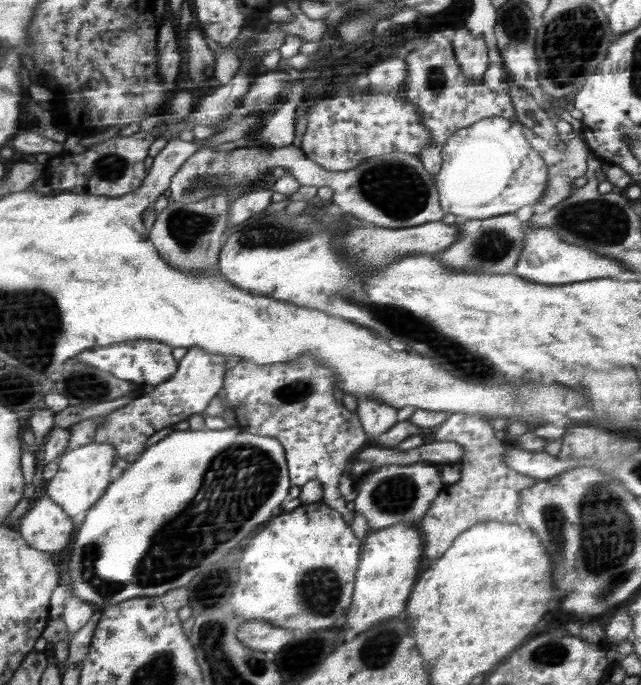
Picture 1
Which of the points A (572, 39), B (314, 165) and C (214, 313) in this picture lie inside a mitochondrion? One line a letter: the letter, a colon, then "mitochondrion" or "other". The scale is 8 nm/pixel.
A: mitochondrion
B: other
C: other

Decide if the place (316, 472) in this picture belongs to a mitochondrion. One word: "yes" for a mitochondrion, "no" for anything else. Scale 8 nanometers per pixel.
no

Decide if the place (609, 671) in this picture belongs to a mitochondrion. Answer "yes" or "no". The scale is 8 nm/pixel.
no

